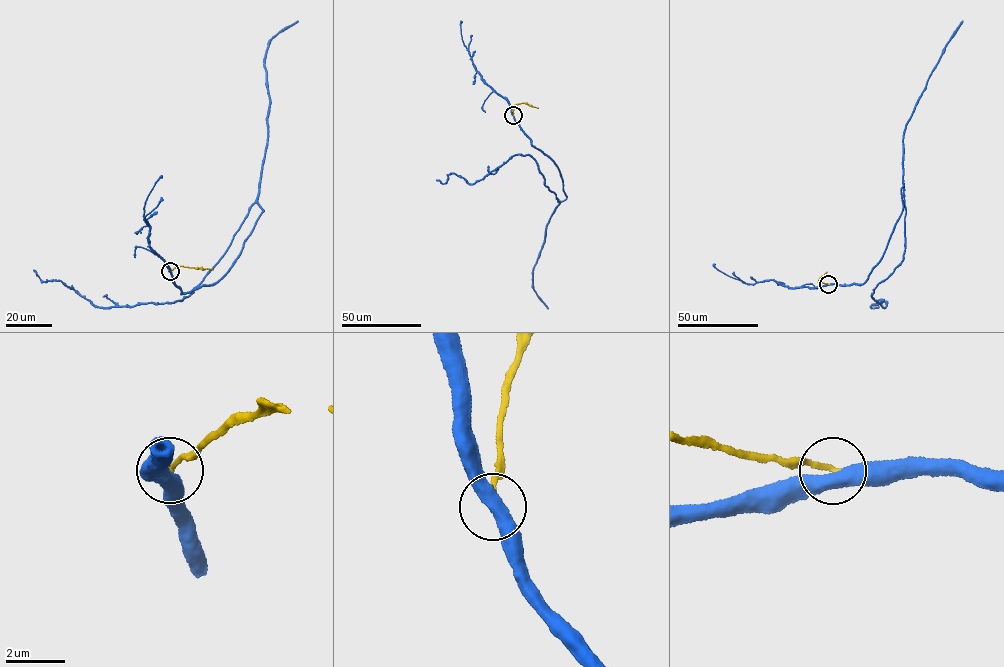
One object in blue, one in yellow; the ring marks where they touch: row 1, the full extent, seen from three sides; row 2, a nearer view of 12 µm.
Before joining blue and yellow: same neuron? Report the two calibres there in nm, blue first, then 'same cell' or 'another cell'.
480 nm thick on the blue side, 160 nm on the other; another cell

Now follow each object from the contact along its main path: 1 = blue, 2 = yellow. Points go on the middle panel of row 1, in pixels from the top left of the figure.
1: (513, 115), (554, 163), (566, 198), (558, 201), (526, 154), (473, 183), (451, 173), (436, 180)
2: (513, 115), (516, 104), (538, 108)

